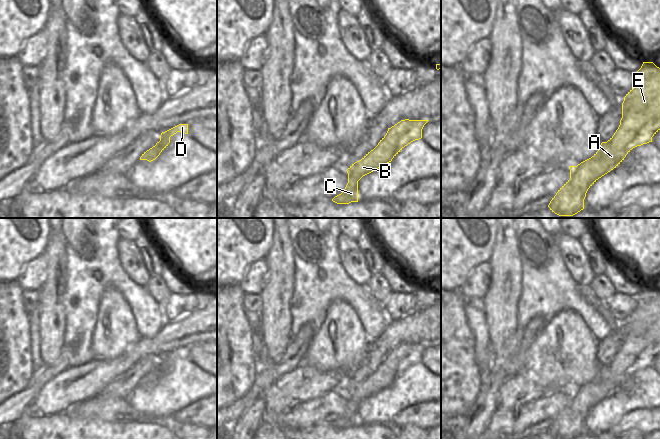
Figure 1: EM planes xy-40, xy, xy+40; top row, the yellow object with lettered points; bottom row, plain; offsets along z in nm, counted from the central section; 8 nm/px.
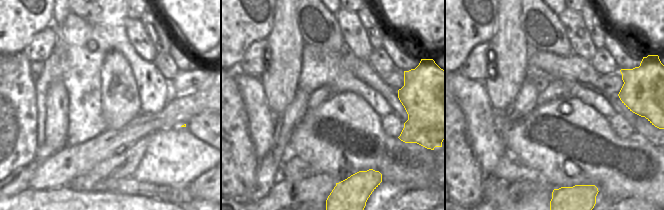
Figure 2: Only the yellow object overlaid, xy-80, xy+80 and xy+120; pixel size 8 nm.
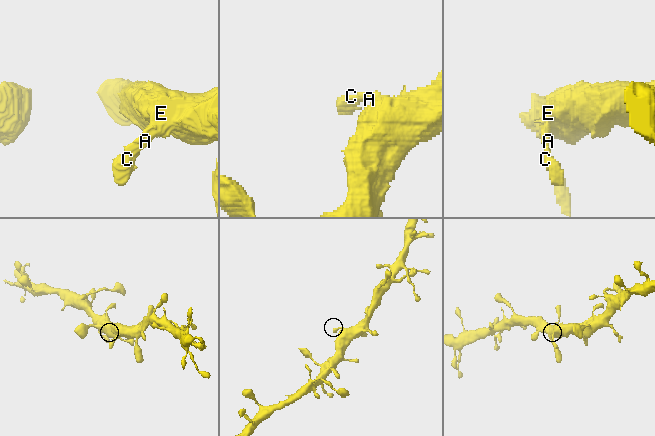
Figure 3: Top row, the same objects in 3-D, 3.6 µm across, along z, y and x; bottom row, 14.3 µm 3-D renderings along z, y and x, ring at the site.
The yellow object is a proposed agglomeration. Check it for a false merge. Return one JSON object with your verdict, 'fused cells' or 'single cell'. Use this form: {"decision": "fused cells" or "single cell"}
{"decision": "single cell"}

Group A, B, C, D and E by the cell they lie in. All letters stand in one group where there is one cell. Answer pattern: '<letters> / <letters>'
A B C D E

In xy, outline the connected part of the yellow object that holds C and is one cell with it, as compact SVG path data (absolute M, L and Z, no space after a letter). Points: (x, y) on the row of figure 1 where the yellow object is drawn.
M401 120L391 128L388 128L386 135L380 140L378 145L368 152L361 160L352 164L346 171L348 173L348 183L344 191L335 196L332 201L337 204L349 204L358 202L358 181L365 175L377 170L381 166L389 163L408 144L422 138L422 129L429 120Z

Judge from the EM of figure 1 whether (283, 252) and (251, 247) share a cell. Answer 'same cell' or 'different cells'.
different cells

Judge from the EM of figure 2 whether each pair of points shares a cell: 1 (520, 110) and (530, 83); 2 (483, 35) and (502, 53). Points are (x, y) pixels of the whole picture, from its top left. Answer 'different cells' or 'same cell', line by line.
1: same cell
2: different cells

